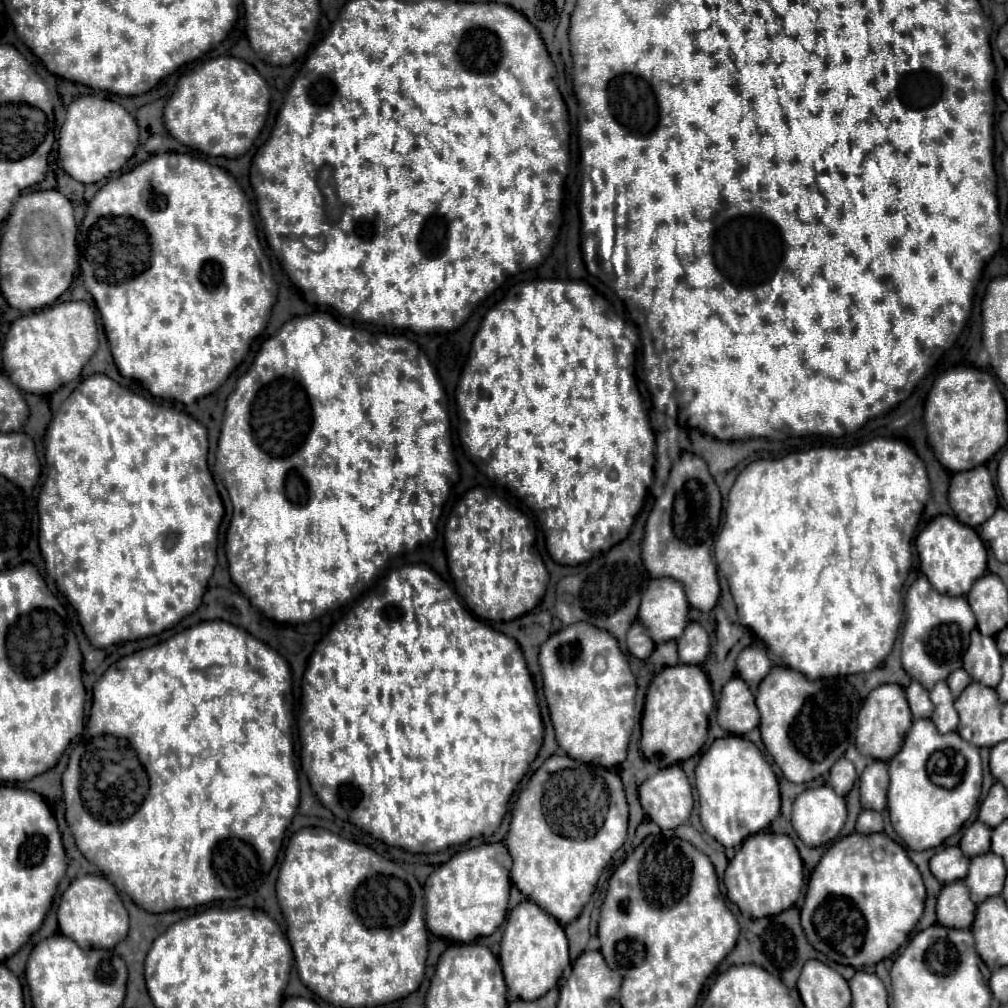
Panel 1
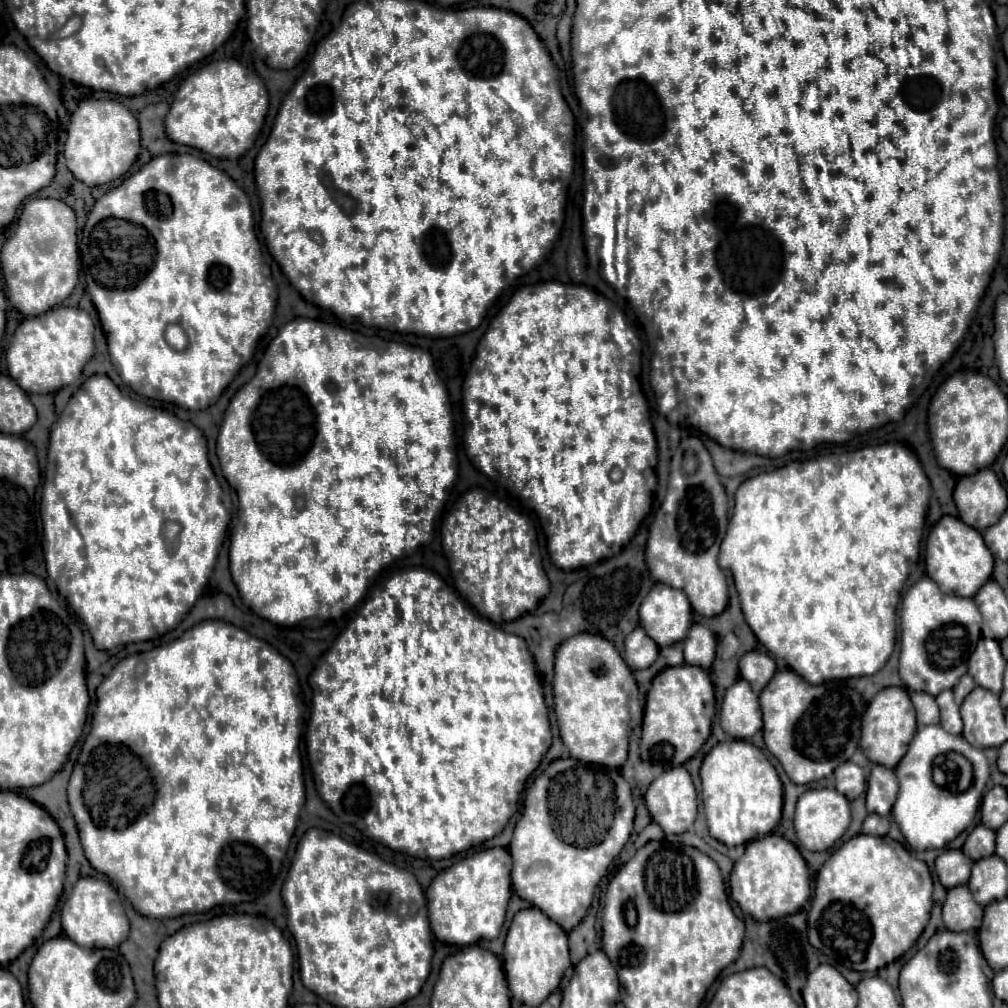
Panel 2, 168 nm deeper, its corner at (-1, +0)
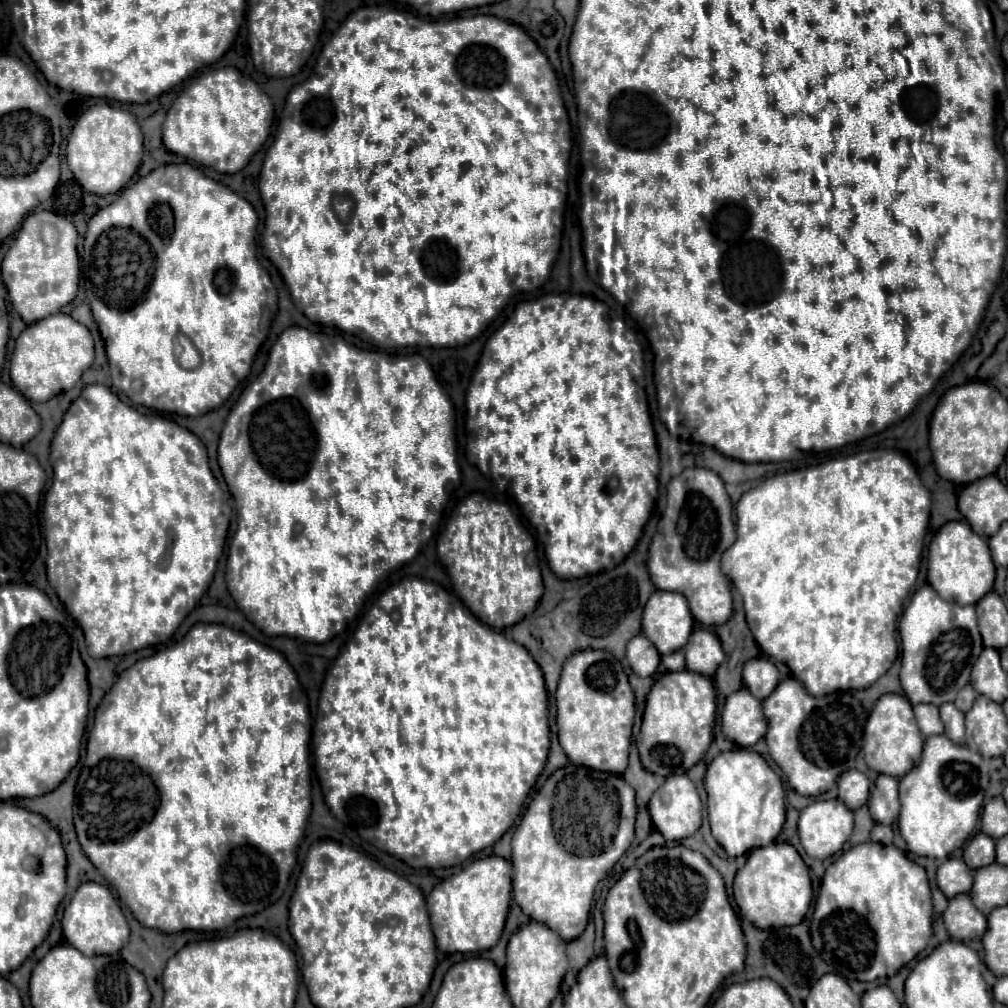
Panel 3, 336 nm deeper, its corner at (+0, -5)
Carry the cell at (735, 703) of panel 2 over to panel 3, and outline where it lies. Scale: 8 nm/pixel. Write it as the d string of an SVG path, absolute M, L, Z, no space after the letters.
M746 687L728 695L722 711L722 733L740 747L752 747L766 733L762 703Z

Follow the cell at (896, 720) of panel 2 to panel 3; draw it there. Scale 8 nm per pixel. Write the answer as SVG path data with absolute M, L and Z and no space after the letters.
M896 693L882 695L876 701L876 705L866 721L866 727L864 727L862 751L864 751L866 765L878 773L902 777L918 761L918 755L922 753L922 743L924 743L924 739L918 731L918 725L914 723L914 713L912 713L910 701L904 695L896 695Z

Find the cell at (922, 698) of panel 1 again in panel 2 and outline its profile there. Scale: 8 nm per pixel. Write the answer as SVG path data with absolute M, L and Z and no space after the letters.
M911 692L913 706L917 710L917 724L927 726L927 724L939 724L939 706L931 694L923 692Z

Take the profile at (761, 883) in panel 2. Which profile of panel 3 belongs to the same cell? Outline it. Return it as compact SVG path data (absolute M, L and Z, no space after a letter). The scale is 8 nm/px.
M770 843L750 851L746 865L734 879L734 901L740 907L740 915L760 929L798 925L812 903L812 883L806 863L788 843Z

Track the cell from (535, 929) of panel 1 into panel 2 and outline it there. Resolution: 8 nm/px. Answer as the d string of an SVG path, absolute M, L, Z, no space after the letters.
M527 908L515 914L509 932L507 932L507 940L505 940L503 953L503 969L505 972L508 988L511 996L527 1006L539 1006L541 1002L547 1000L547 996L559 986L563 972L569 968L569 948L567 948L567 934L565 930L551 922L539 908Z

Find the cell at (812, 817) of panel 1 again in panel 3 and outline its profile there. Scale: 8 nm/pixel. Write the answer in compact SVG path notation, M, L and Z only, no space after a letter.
M816 801L800 811L798 837L808 857L826 859L844 847L852 827L854 813L844 803Z

